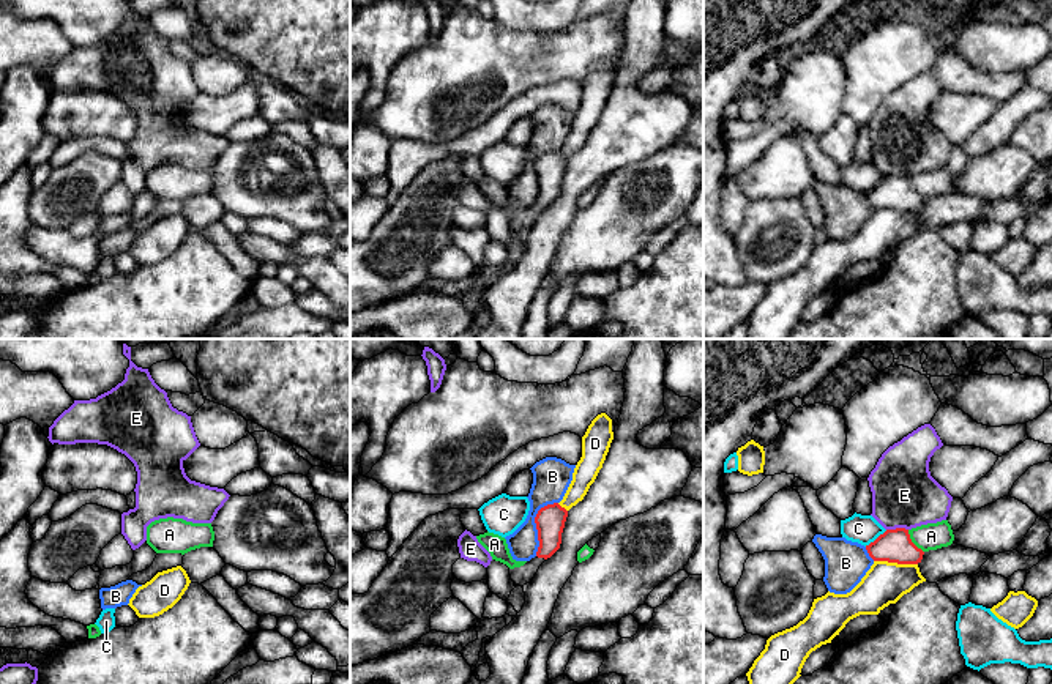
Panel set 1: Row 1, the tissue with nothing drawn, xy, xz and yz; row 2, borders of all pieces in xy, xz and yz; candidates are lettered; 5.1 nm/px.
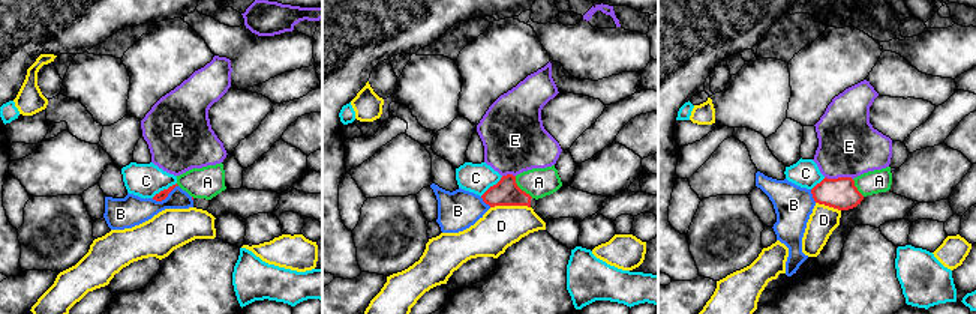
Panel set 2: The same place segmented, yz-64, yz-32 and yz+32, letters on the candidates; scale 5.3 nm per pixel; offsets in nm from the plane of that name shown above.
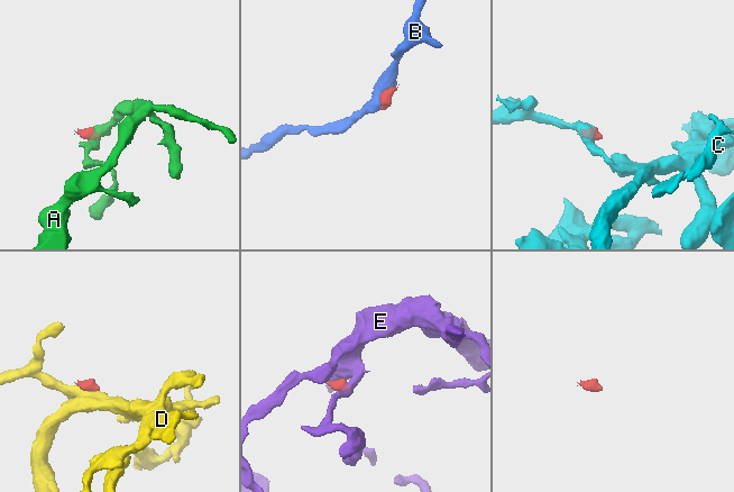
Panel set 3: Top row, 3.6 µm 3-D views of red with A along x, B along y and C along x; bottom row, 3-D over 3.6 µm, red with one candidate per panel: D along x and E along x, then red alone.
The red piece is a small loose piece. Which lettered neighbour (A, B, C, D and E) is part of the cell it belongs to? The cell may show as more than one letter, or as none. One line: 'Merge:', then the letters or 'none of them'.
Merge: none of them

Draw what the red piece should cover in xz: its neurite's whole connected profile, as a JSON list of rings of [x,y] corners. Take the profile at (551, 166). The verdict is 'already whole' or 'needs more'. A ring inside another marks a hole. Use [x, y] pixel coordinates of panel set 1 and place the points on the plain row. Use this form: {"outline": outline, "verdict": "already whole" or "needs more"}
{"outline": [[[558,150],[547,151],[538,158],[535,170],[539,194],[535,205],[520,214],[509,216],[511,227],[516,232],[524,233],[530,230],[539,213],[560,195],[566,164],[568,158]]], "verdict": "needs more"}

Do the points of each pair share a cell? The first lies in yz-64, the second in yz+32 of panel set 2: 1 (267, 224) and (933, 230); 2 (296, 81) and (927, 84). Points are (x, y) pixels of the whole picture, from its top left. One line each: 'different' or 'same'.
1: same
2: same

